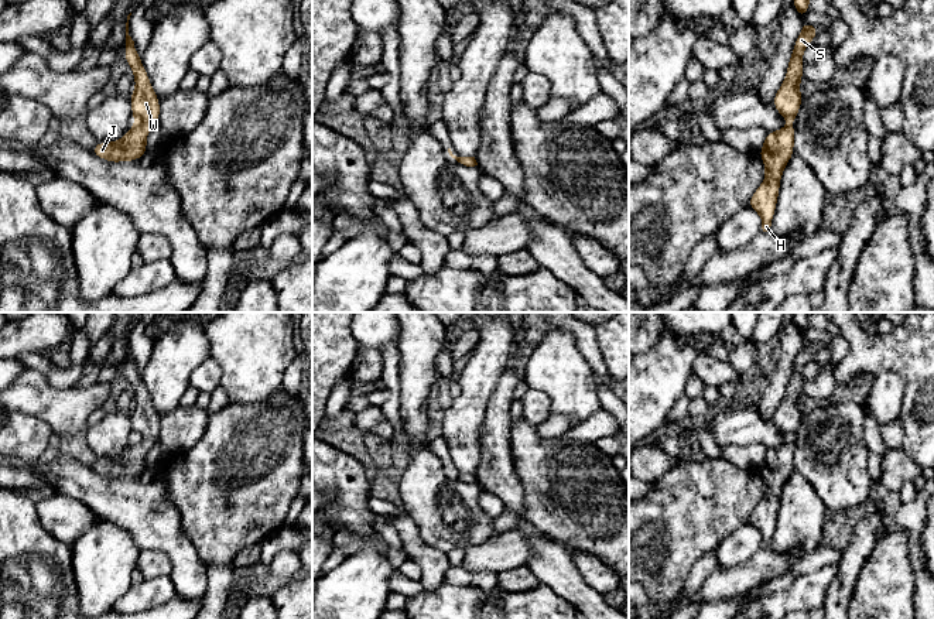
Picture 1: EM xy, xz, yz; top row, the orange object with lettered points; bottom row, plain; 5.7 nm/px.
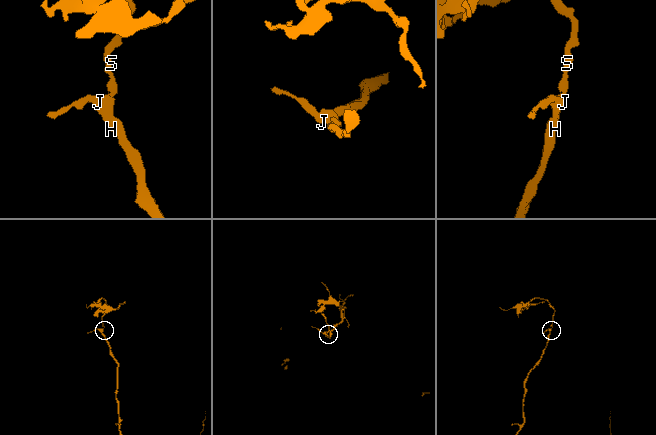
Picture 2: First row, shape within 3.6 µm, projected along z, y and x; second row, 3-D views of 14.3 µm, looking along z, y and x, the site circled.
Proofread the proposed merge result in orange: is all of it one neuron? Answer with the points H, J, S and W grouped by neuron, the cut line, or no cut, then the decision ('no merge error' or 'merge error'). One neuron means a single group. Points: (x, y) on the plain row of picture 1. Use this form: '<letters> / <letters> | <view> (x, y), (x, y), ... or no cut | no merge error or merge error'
H J S W | no cut | no merge error

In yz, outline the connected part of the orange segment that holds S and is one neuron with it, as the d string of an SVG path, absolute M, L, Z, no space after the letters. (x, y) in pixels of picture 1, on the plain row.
M803 338L803 346L794 359L788 377L786 396L773 414L777 430L783 432L788 441L777 448L766 449L766 456L759 466L766 493L747 520L747 524L752 524L760 531L763 548L770 547L777 523L780 496L791 472L796 471L793 462L796 445L793 440L798 431L803 415L800 408L804 384L803 370L818 349L820 345L817 342L810 342L807 338Z

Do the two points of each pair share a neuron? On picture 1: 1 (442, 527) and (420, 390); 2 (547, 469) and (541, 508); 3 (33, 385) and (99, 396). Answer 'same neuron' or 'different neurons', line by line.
1: same neuron
2: same neuron
3: same neuron

